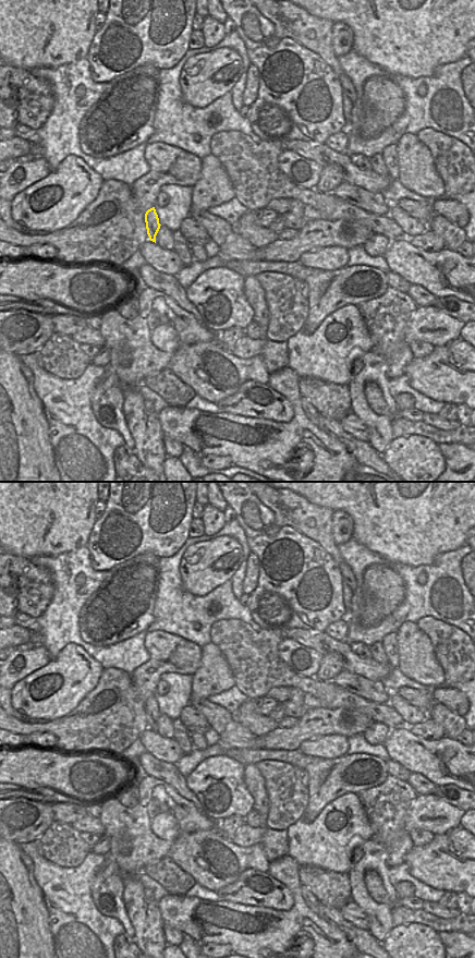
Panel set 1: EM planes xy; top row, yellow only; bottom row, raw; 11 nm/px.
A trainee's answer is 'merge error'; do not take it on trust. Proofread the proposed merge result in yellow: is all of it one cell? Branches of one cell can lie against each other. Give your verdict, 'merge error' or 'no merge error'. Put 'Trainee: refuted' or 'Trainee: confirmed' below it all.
no merge error
Trainee: refuted

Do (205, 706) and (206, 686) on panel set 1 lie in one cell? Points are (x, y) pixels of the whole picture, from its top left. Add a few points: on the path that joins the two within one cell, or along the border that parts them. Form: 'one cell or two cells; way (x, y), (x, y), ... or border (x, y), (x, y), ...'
two cells; border (192, 694), (206, 699)

